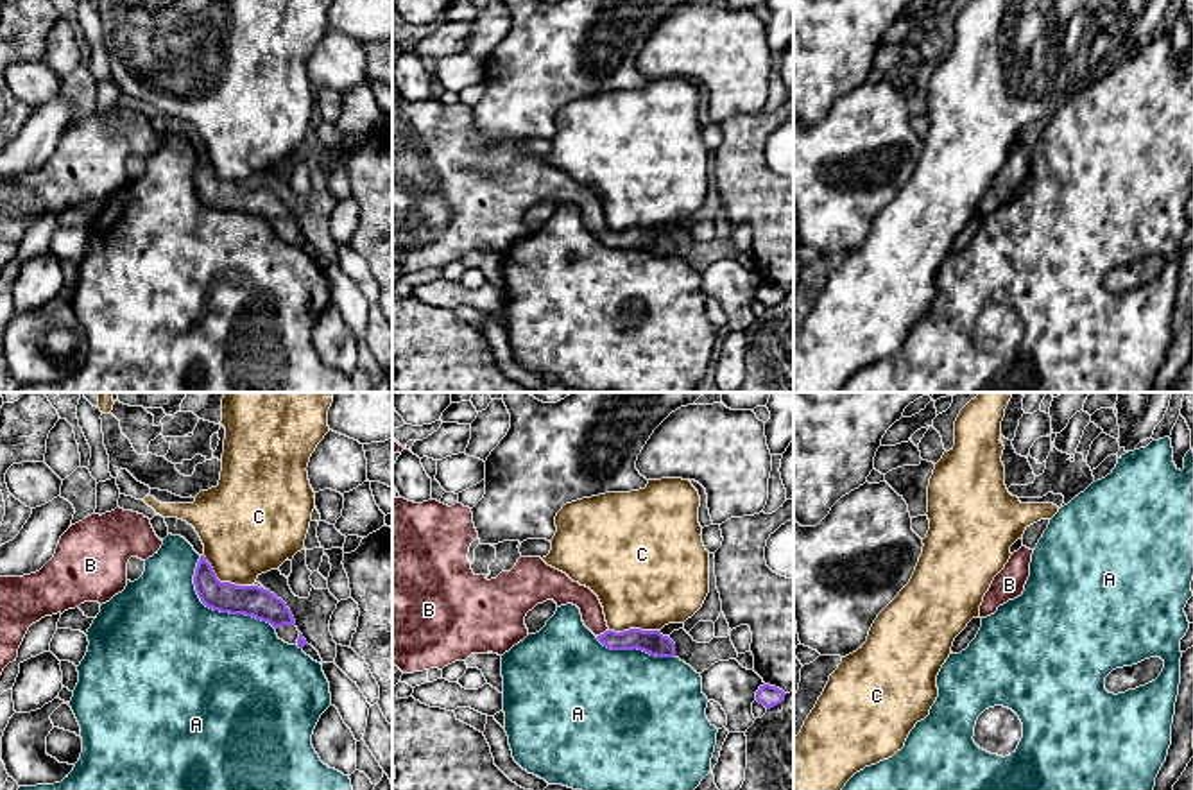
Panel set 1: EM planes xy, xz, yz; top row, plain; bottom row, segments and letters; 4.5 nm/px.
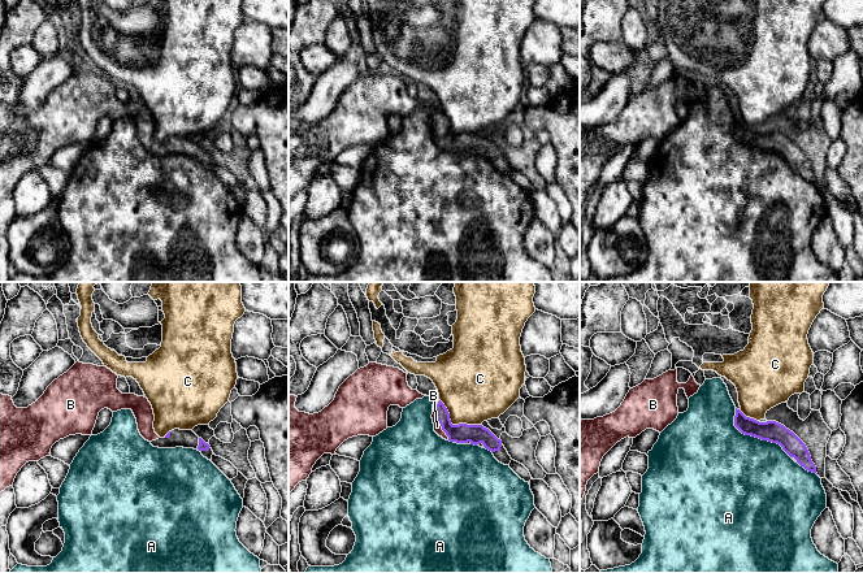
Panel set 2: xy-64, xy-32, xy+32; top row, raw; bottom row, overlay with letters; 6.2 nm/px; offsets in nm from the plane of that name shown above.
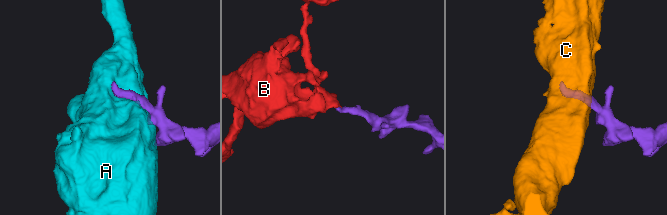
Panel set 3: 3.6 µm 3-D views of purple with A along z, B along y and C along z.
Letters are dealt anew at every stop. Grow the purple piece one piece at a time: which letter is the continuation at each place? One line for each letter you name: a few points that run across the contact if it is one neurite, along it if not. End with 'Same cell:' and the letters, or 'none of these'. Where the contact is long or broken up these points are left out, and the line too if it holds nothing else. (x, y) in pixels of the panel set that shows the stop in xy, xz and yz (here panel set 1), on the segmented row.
B: line xz (652, 642), (611, 640), (604, 633), (593, 613), (566, 592)
Same cell: B

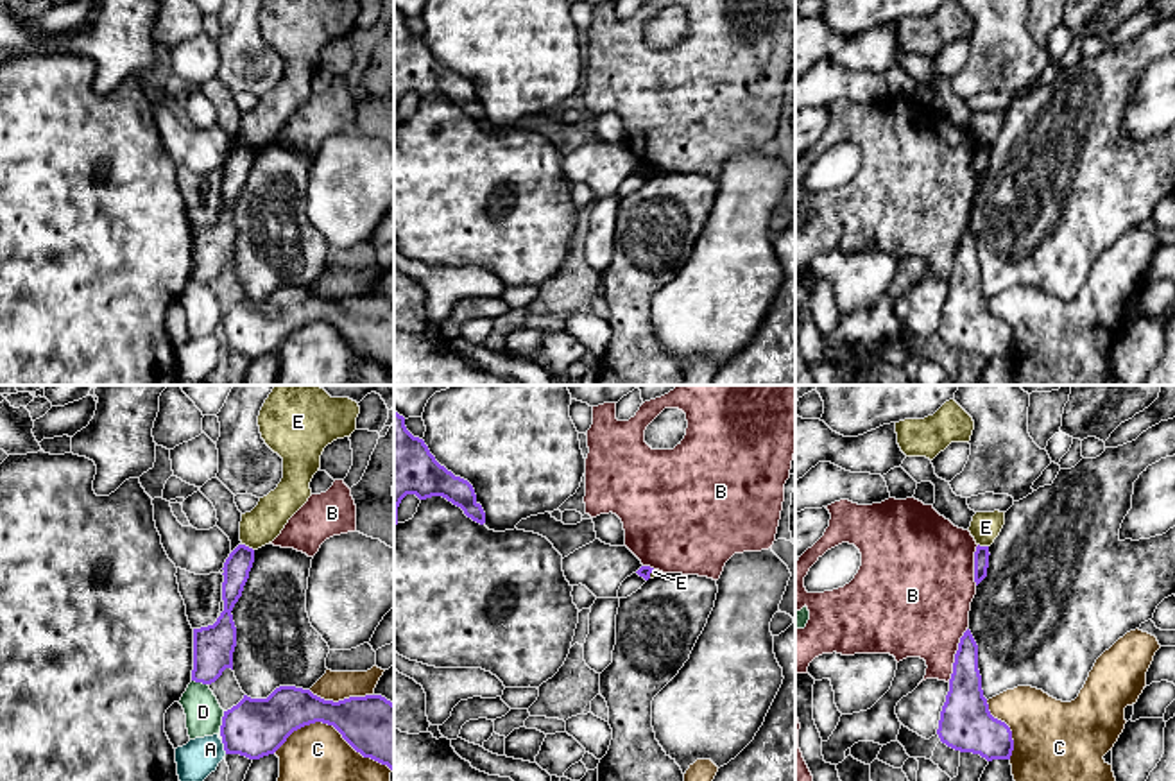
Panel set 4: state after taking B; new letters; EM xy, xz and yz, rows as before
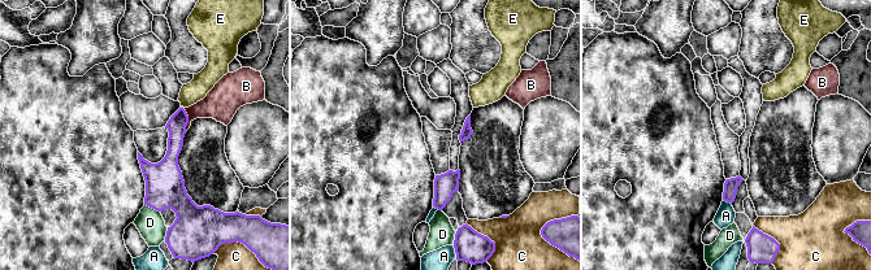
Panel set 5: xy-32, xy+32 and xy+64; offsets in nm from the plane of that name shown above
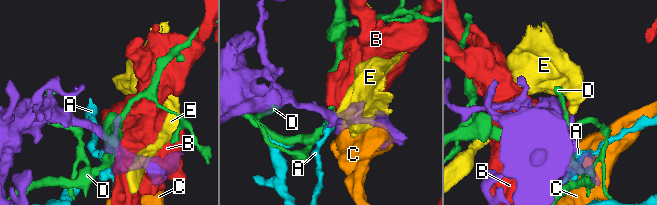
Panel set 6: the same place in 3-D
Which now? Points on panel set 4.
Same cell: none of these

